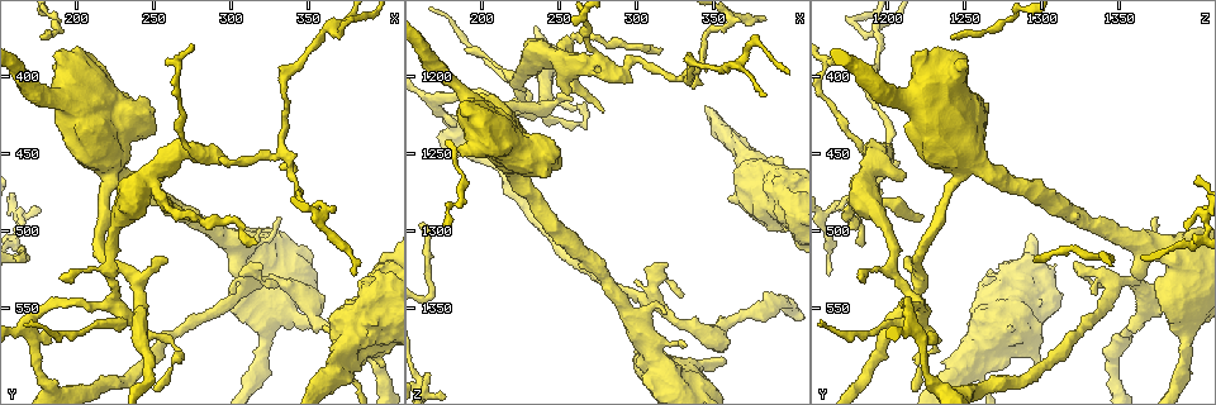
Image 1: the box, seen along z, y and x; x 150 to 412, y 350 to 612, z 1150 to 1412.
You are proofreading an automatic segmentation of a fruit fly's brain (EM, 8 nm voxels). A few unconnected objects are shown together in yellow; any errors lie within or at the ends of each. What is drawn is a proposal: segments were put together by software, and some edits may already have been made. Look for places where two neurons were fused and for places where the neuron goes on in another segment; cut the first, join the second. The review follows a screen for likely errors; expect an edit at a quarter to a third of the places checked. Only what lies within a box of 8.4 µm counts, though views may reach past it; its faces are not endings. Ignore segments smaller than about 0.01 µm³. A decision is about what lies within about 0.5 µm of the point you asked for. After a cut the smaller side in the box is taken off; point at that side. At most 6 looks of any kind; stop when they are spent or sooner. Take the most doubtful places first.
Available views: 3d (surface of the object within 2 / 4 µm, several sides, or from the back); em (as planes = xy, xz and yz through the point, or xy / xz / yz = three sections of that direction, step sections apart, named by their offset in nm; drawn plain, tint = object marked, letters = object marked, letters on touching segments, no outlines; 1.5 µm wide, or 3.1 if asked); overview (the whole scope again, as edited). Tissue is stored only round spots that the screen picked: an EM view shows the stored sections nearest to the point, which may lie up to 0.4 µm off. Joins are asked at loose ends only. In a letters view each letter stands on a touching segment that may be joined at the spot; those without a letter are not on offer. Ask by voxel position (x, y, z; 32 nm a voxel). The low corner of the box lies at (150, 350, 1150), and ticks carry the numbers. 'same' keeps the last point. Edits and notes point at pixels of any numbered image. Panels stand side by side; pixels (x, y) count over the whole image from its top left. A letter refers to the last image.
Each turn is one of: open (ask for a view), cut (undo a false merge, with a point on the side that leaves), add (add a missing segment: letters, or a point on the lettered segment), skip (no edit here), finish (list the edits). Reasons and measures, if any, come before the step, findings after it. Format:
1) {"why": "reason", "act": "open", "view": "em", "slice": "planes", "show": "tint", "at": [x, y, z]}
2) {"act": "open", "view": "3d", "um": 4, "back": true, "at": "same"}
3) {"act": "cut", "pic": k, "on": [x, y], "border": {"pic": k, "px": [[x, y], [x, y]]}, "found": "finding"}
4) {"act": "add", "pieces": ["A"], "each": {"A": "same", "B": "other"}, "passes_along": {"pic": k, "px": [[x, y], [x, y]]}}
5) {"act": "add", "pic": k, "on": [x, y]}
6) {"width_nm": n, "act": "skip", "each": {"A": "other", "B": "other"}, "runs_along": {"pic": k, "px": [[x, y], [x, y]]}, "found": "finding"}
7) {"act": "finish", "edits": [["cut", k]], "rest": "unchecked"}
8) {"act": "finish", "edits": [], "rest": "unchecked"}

{"why": "thin end", "act": "open", "view": "3d", "um": 4, "at": [176, 376, 1240]}

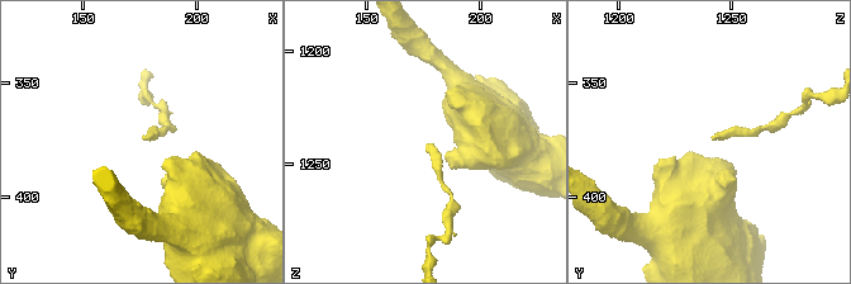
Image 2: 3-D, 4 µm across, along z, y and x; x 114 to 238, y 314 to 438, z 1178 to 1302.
{"why": "shape alone is not enough", "act": "open", "view": "em", "slice": "xy", "step": 8, "show": "tint", "at": [177, 375, 1240]}

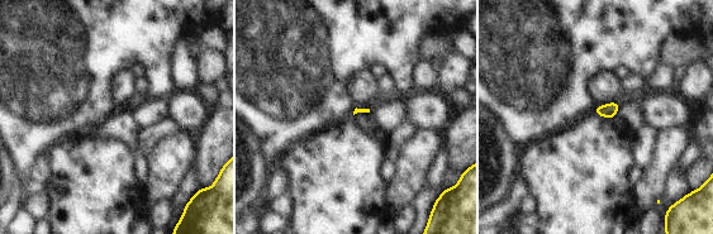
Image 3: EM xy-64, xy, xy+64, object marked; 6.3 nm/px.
{"act": "open", "view": "em", "slice": "planes", "show": "letters", "at": "same"}

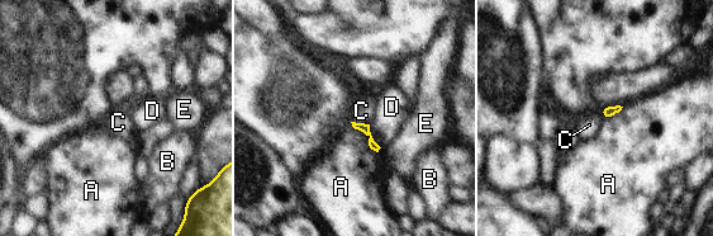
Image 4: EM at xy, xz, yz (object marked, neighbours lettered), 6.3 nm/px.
{"act": "skip", "each": {"A": "other", "B": "other", "C": "other", "D": "other", "E": "other"}, "border": {"pic": 4, "px": [[351, 121], [367, 124]]}, "found": "no lettered segment goes on from it"}

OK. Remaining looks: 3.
{"why": "thin end", "act": "open", "view": "em", "slice": "xy", "step": 4, "show": "letters", "at": [330, 488, 1374]}

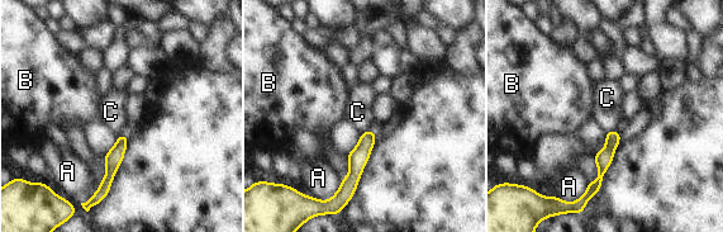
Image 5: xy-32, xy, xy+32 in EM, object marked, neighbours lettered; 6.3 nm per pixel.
{"act": "skip", "each": {"A": "other", "B": "other", "C": "other"}, "runs_along": {"pic": 5, "px": [[616, 133], [599, 181], [589, 192]]}, "found": "none of them fits"}

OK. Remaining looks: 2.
{"why": "branch point", "act": "open", "view": "em", "slice": "planes", "show": "letters", "at": [364, 368, 1194]}

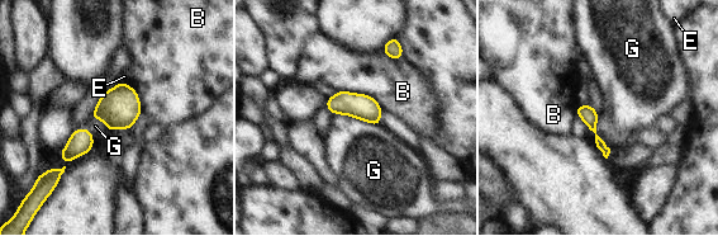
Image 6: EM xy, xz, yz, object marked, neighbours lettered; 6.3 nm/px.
{"act": "skip", "each": {"B": "other", "E": "other", "G": "other"}, "found": "continuous, no second neuron"}

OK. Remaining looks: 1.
{"act": "finish", "edits": [], "rest": "unchecked"}

